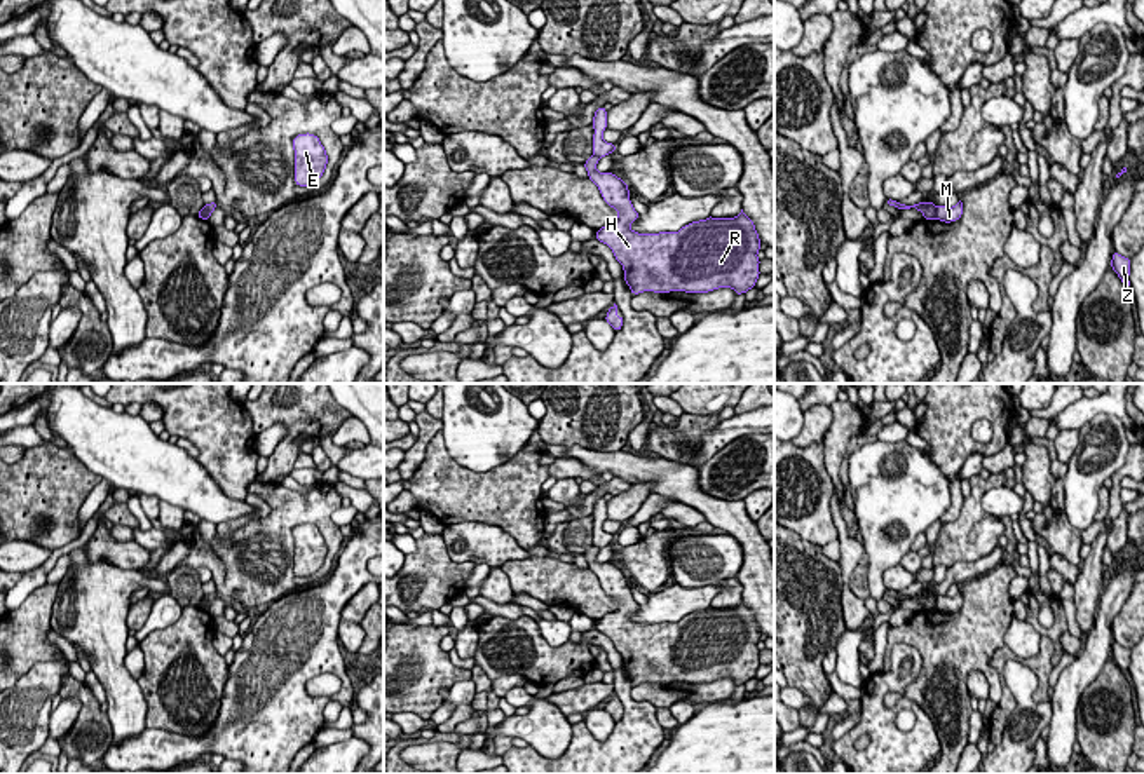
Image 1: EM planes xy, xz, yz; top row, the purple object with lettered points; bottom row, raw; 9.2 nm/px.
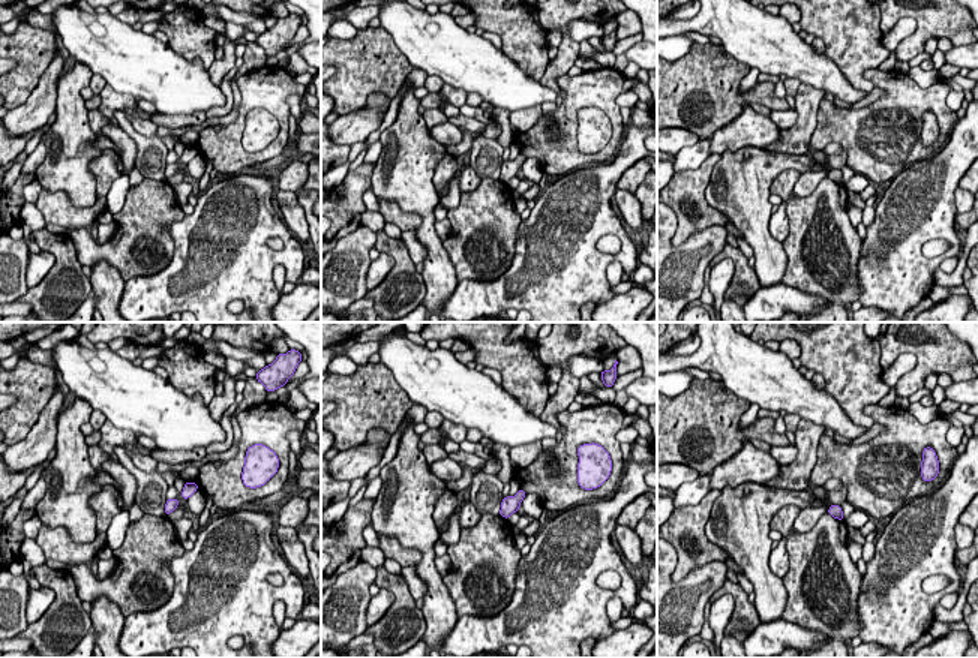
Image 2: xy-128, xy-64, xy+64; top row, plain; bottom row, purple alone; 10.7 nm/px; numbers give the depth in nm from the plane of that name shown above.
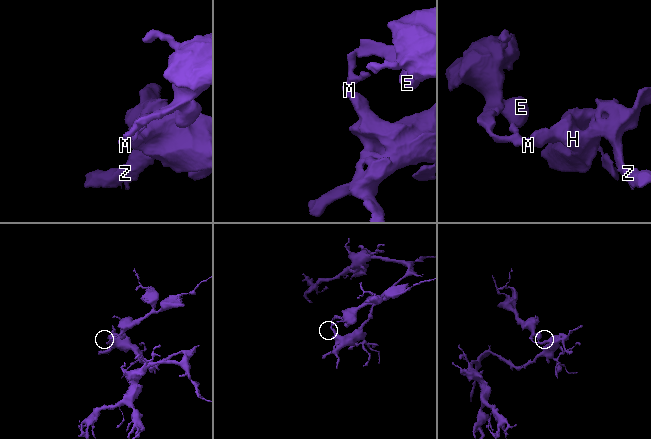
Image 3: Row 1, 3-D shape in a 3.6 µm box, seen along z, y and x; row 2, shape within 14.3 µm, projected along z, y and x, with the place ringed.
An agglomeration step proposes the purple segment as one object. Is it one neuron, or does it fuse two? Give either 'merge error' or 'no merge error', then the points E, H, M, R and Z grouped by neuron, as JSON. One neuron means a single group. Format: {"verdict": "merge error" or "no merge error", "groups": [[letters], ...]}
{"verdict": "merge error", "groups": [["E"], ["H", "M", "R", "Z"]]}

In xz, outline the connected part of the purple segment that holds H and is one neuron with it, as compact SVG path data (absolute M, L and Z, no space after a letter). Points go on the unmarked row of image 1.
M598 547L582 556L617 608L595 622L623 655L631 685L644 682L708 683L732 678L743 685L755 678L760 666L760 628L743 603L734 608L692 612L678 622L638 624L630 619L638 610L628 575L612 563L598 563Z

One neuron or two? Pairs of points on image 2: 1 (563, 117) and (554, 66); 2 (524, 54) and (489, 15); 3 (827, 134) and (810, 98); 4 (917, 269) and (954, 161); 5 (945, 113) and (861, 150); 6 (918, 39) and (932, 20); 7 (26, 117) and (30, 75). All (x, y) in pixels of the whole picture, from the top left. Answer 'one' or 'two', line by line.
1: two
2: one
3: two
4: one
5: one
6: one
7: two

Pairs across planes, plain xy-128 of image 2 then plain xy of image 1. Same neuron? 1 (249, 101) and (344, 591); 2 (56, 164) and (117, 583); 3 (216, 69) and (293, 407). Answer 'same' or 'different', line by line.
1: different
2: same
3: same

